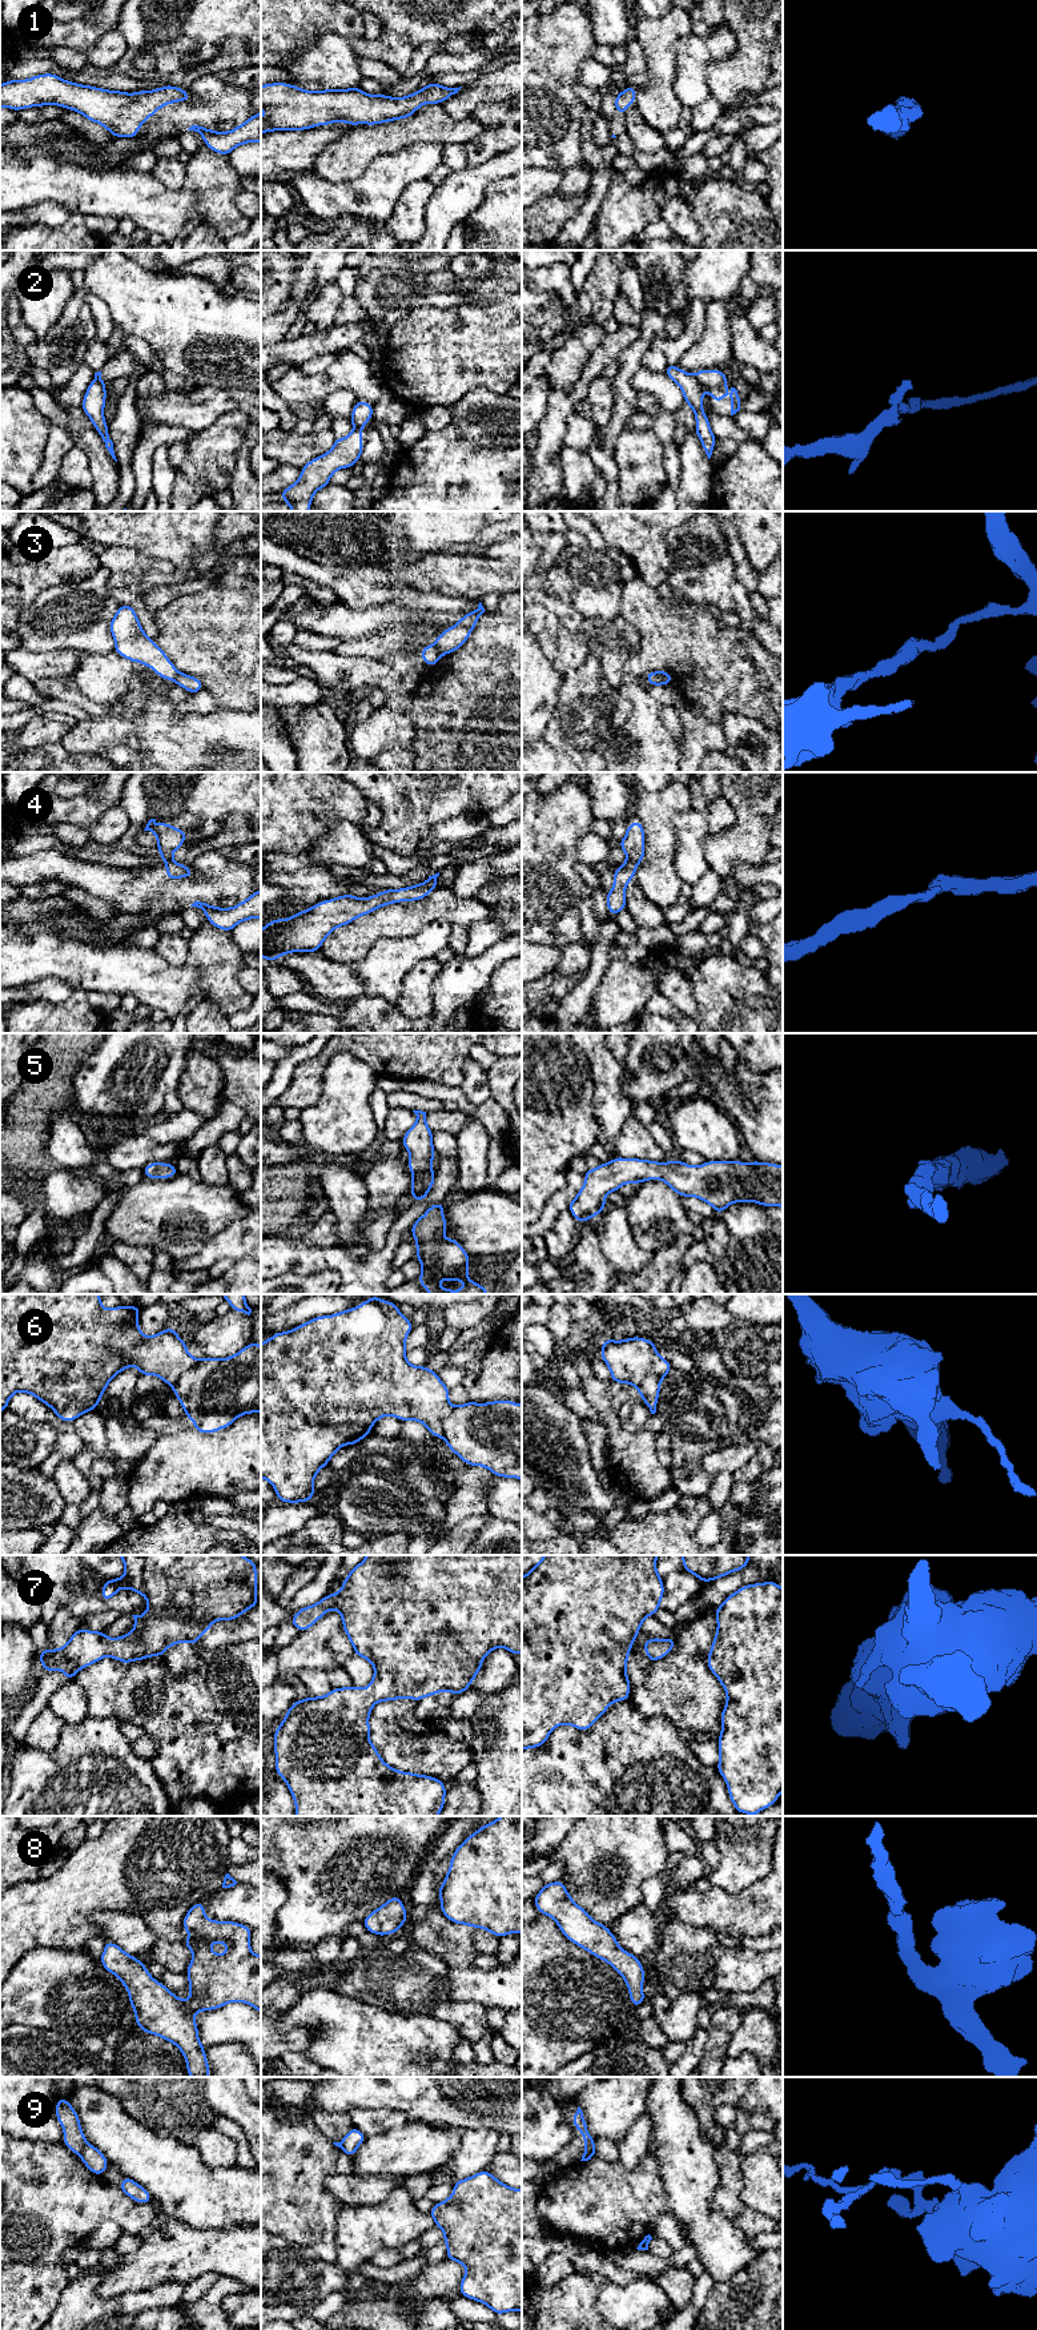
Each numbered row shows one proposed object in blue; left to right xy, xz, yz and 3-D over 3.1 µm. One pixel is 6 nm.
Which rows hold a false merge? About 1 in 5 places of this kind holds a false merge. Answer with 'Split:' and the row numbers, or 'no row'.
Split: 2, 3, 4, 6, 9

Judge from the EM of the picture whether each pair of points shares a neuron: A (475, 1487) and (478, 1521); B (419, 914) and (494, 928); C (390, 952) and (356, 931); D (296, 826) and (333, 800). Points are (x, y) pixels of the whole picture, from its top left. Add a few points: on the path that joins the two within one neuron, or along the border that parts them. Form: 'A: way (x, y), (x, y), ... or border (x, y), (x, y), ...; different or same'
A: border (486, 1513), (469, 1515), (450, 1529); different
B: border (477, 898), (490, 910), (490, 915), (470, 928); different
C: border (405, 936), (381, 937), (364, 957), (350, 963); different
D: way (305, 816), (324, 800); same

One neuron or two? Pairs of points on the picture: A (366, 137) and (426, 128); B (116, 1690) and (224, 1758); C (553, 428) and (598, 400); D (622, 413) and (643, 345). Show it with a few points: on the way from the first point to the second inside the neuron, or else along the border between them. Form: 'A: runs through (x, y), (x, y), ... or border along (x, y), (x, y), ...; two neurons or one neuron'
A: runs through (381, 137), (412, 131); one neuron
B: runs through (141, 1690), (148, 1700), (153, 1700), (196, 1743); one neuron
C: border along (601, 374), (591, 381), (583, 398); two neurons
D: runs through (623, 396), (623, 376), (628, 362); one neuron

